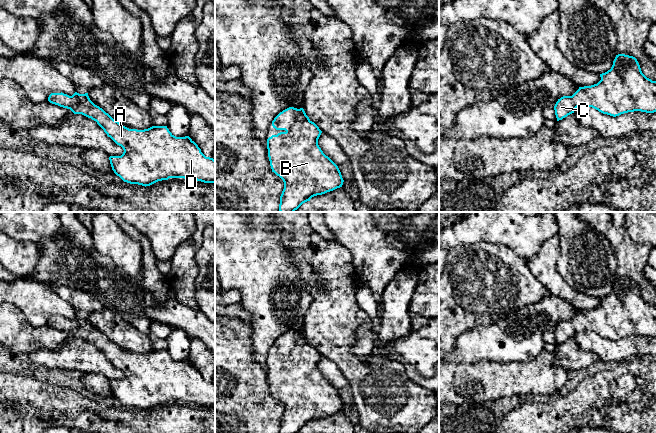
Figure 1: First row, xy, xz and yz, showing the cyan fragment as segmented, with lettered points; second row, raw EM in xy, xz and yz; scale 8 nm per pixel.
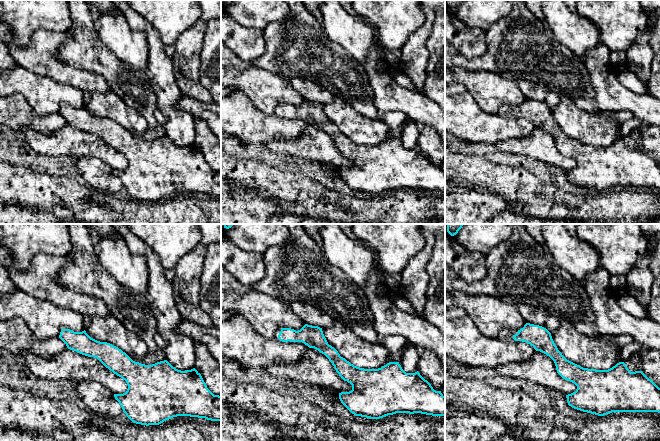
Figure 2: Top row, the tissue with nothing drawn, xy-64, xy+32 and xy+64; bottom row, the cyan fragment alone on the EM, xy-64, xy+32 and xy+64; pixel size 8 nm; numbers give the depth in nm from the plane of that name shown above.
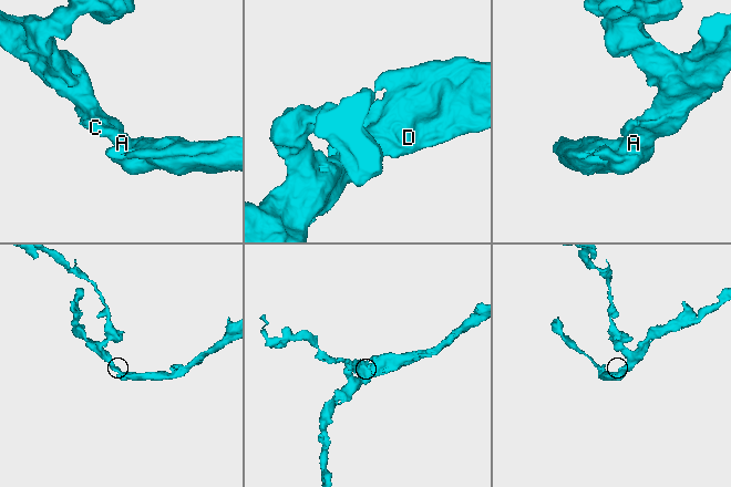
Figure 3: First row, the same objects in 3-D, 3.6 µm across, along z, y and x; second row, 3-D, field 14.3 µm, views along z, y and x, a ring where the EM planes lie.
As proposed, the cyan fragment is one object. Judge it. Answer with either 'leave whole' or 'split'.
leave whole

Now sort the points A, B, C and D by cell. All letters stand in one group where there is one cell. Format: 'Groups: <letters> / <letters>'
Groups: A B C D

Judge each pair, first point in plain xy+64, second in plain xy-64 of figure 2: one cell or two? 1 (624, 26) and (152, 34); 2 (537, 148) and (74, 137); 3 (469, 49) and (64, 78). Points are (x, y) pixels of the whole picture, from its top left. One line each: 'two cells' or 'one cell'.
1: two cells
2: one cell
3: one cell

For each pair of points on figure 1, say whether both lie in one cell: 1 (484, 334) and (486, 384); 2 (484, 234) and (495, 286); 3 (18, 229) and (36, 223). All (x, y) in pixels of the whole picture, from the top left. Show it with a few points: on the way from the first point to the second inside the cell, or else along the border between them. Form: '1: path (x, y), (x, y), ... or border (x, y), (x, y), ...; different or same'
1: border (508, 362), (480, 360), (474, 363), (462, 363); different
2: border (462, 244), (492, 242), (508, 247); different
3: path (22, 225), (24, 223), (32, 223); same

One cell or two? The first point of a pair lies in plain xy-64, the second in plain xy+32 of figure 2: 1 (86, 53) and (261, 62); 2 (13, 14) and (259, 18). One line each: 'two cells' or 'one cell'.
1: one cell
2: one cell

